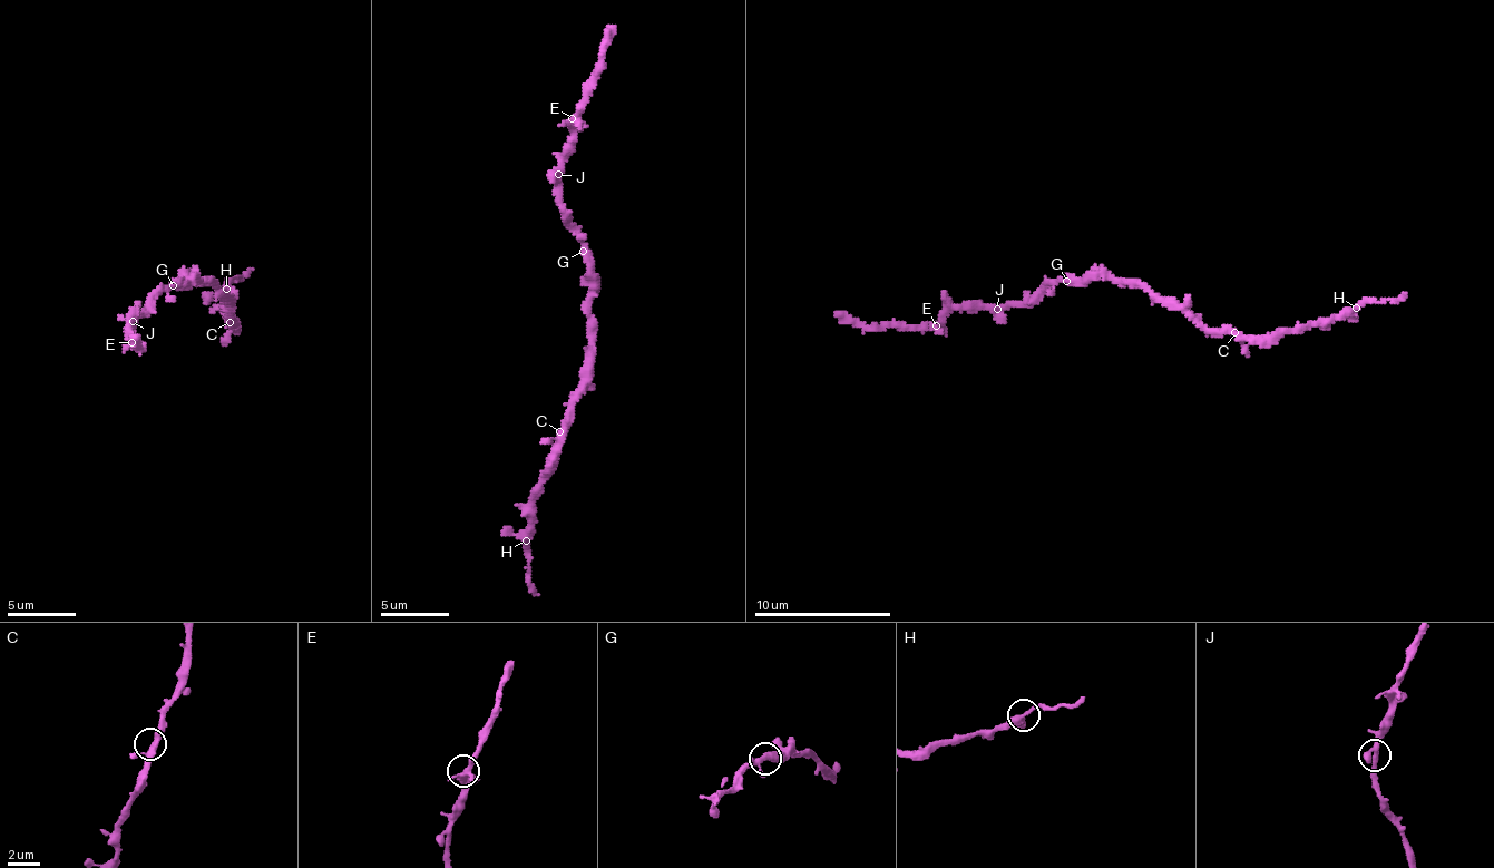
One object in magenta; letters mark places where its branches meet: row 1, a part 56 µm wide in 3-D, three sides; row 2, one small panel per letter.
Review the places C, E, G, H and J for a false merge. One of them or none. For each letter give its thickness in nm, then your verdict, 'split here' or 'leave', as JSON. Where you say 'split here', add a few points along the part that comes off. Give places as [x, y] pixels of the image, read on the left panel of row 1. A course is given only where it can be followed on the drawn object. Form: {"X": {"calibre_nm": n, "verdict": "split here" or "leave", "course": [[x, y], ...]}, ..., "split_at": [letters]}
{"C": {"calibre_nm": 320, "verdict": "leave"}, "E": {"calibre_nm": 320, "verdict": "leave"}, "G": {"calibre_nm": 300, "verdict": "leave"}, "H": {"calibre_nm": 320, "verdict": "split here", "course": [[227, 290], [253, 269]]}, "J": {"calibre_nm": 280, "verdict": "leave"}, "split_at": ["H"]}

